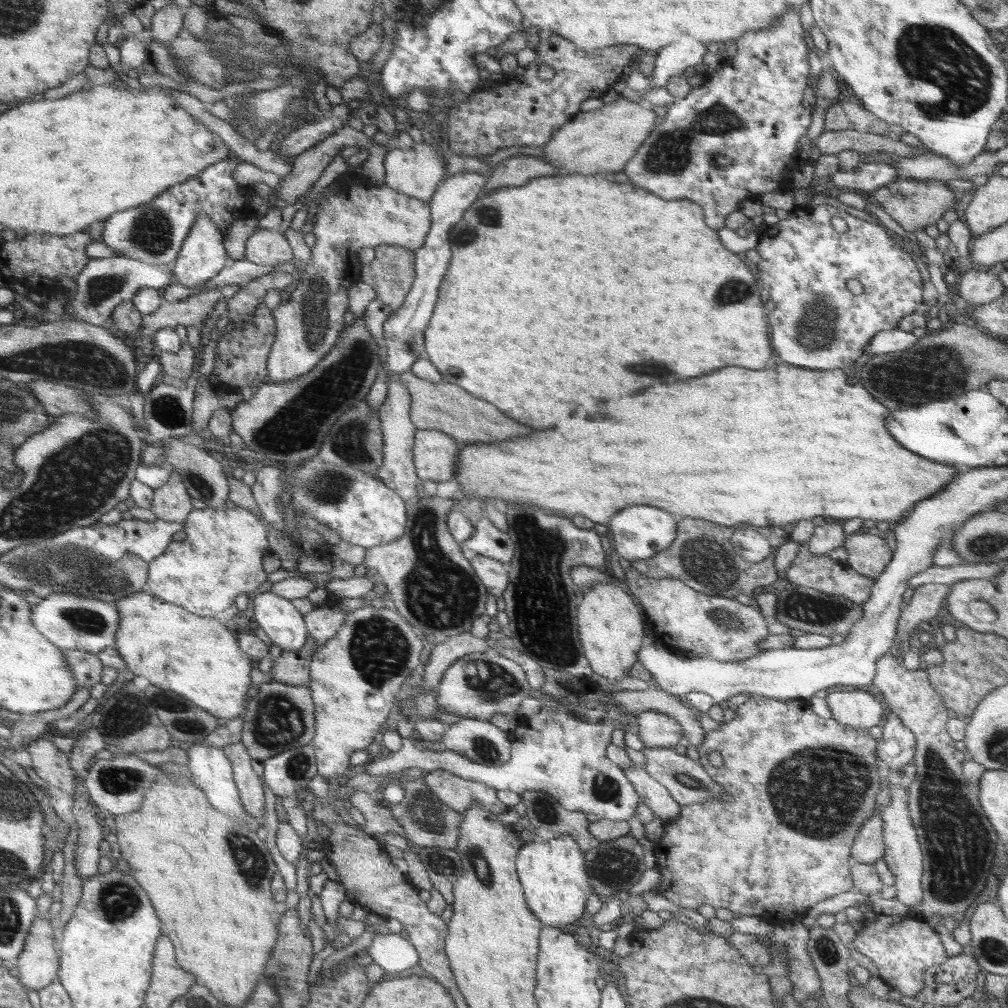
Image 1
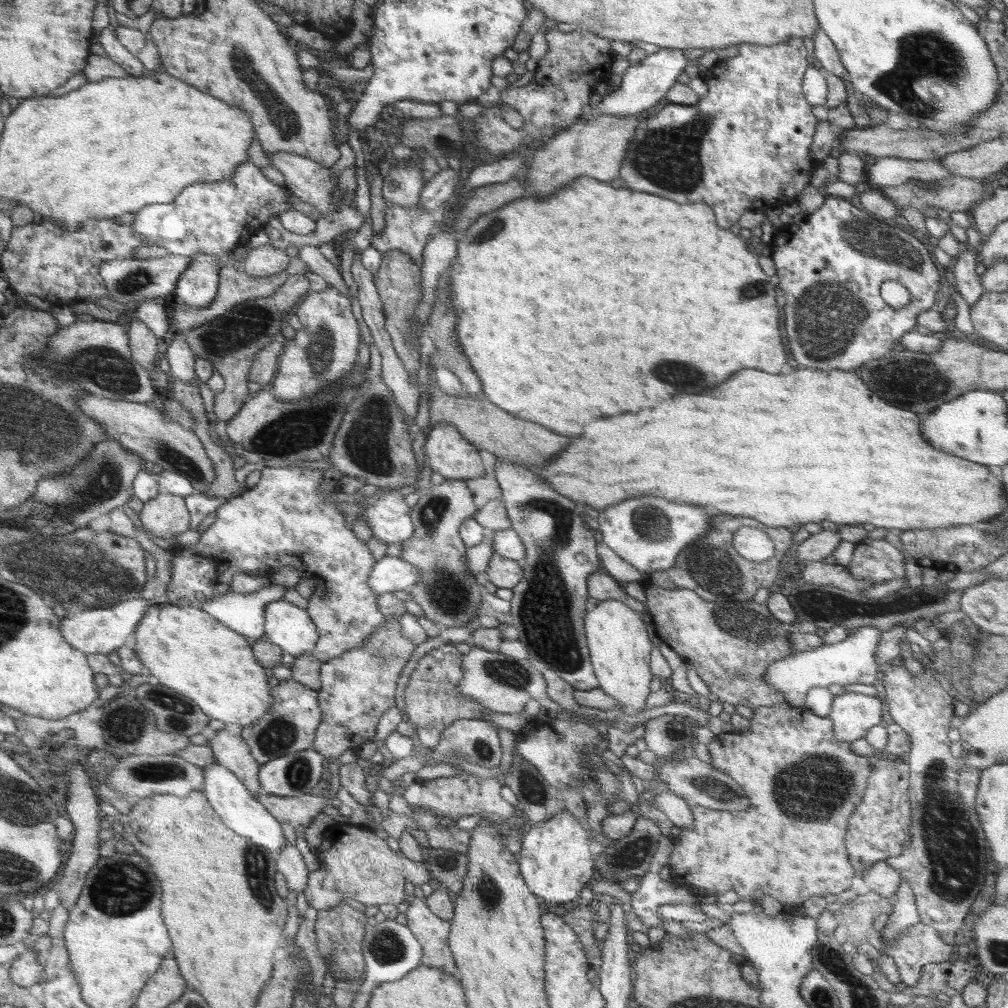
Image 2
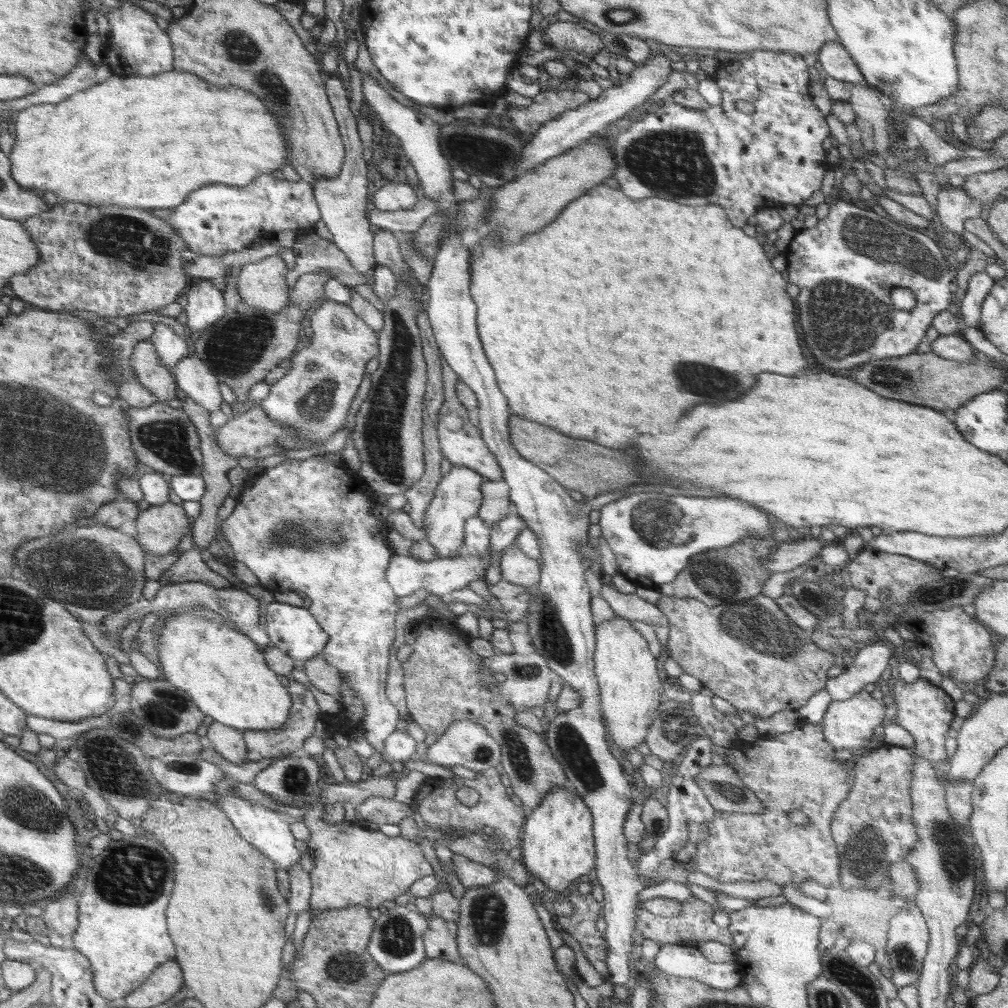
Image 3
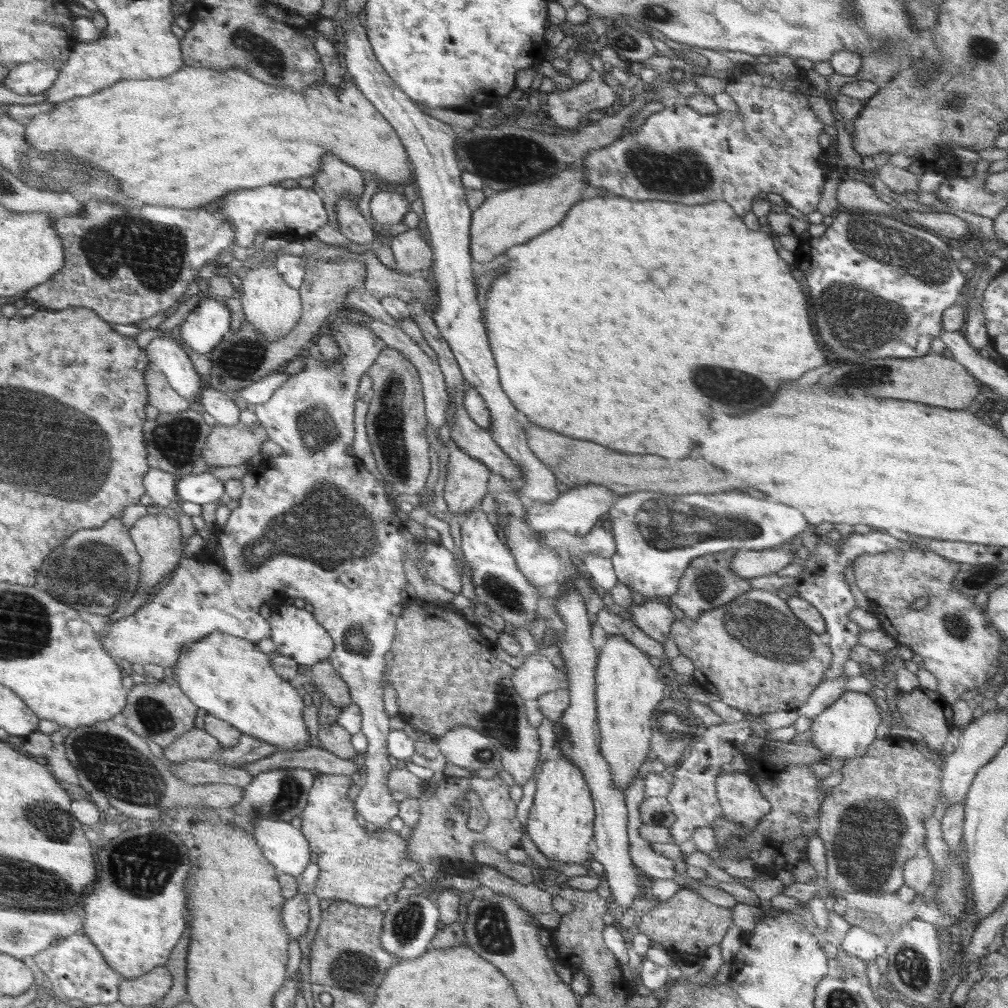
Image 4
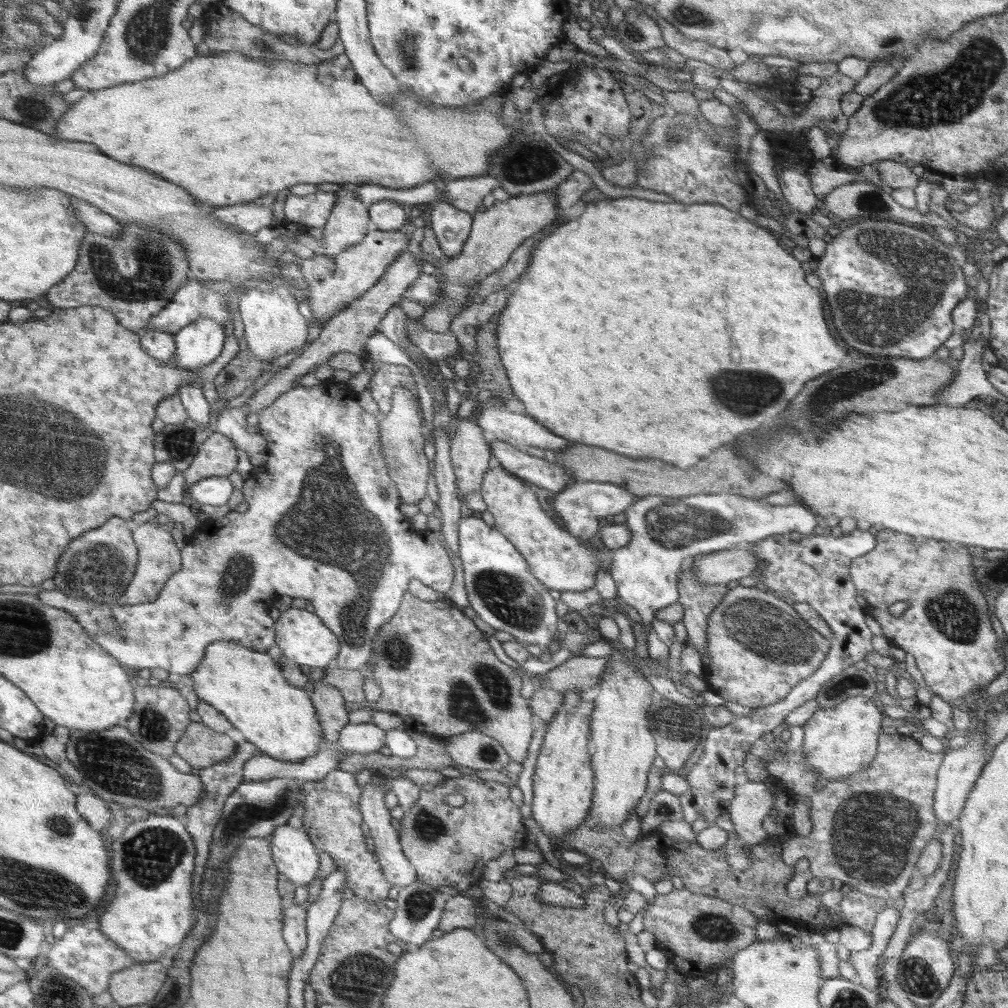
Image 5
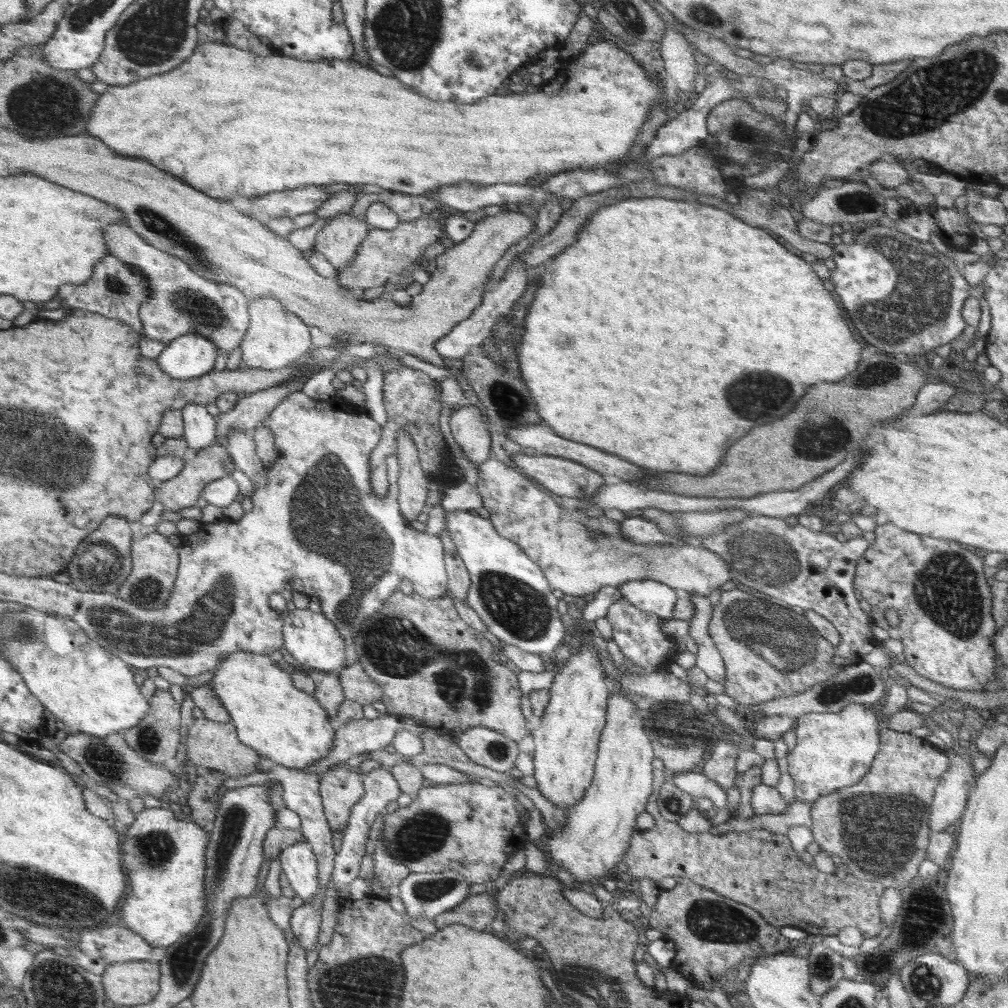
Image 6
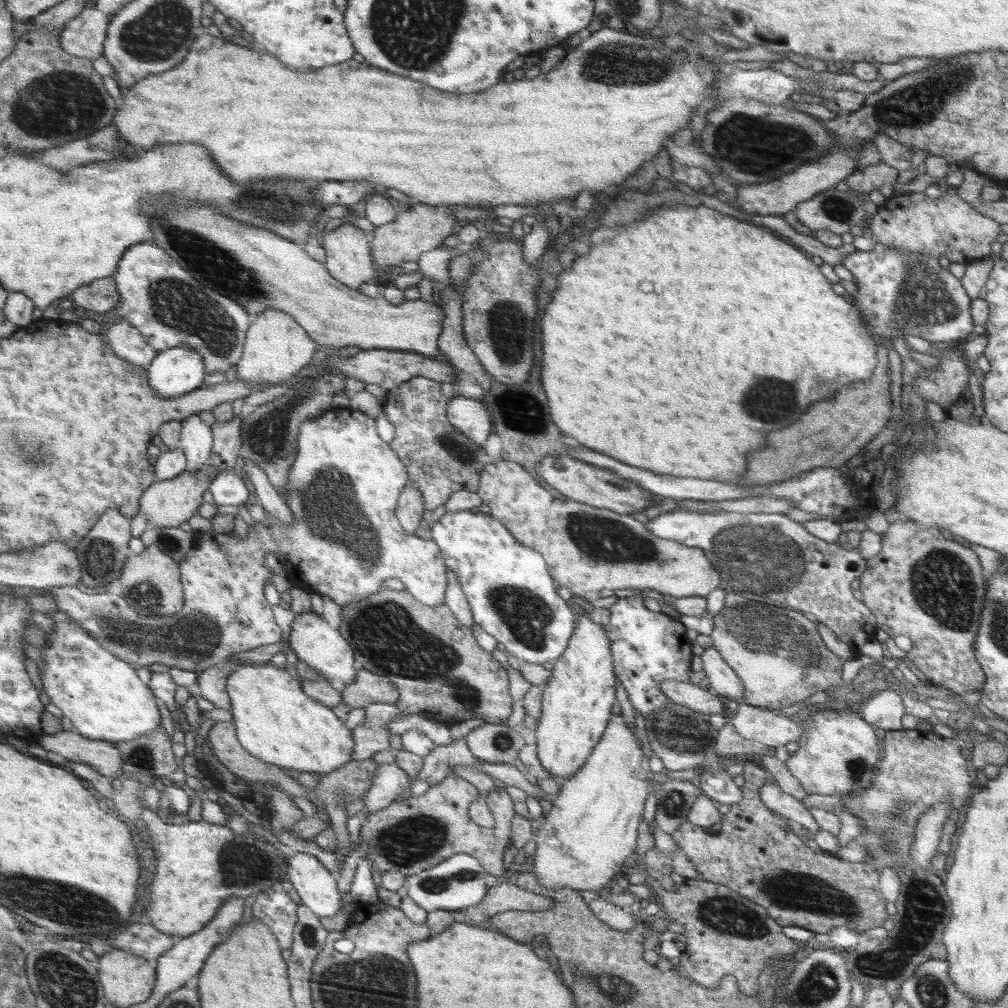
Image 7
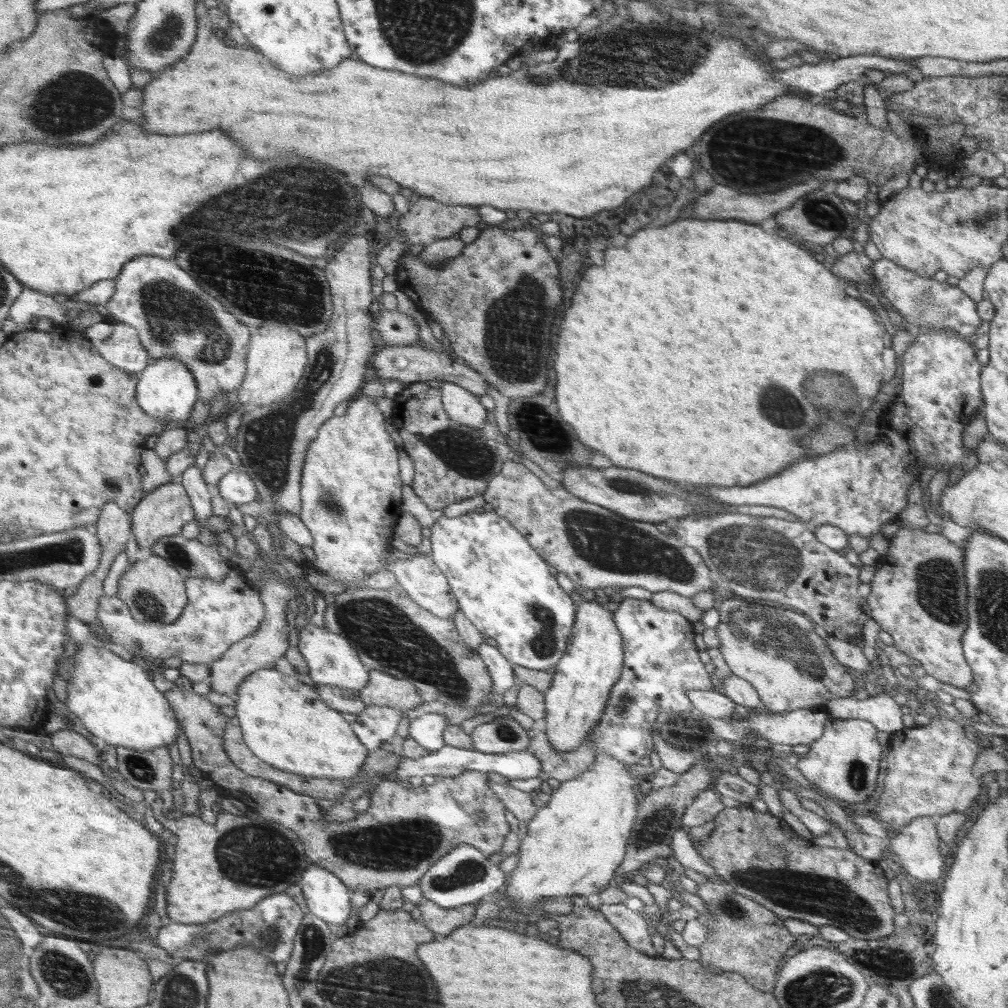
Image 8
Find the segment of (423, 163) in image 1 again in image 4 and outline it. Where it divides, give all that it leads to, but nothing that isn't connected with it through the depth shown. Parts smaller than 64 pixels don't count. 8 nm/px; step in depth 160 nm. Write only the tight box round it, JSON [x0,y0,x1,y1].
[370,190,410,226]

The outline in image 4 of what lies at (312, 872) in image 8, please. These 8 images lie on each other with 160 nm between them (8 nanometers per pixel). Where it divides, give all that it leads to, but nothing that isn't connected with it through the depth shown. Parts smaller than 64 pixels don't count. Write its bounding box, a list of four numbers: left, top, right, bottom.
[251,816,313,878]

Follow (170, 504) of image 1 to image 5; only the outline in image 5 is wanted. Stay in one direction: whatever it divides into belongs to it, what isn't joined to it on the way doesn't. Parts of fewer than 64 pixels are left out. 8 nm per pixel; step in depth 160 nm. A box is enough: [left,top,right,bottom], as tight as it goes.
[116,523,180,606]

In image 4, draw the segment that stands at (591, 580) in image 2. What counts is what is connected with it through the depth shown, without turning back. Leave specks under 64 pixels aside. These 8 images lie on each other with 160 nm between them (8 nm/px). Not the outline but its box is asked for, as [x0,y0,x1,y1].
[628,600,675,644]

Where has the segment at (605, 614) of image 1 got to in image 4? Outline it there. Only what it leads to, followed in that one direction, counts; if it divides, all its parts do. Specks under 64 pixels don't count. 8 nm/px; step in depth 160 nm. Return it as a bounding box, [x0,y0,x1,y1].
[597,635,664,792]

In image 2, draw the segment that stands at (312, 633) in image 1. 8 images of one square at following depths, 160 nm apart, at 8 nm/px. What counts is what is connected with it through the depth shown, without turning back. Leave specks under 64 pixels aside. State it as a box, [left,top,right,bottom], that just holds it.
[165,467,386,662]

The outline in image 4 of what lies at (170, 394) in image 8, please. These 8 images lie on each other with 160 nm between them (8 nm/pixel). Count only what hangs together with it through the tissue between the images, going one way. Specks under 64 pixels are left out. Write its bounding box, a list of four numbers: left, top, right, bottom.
[176,296,230,355]

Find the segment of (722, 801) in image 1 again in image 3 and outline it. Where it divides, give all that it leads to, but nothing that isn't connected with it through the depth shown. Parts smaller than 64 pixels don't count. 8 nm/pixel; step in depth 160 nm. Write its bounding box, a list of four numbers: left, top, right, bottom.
[690,720,855,889]

